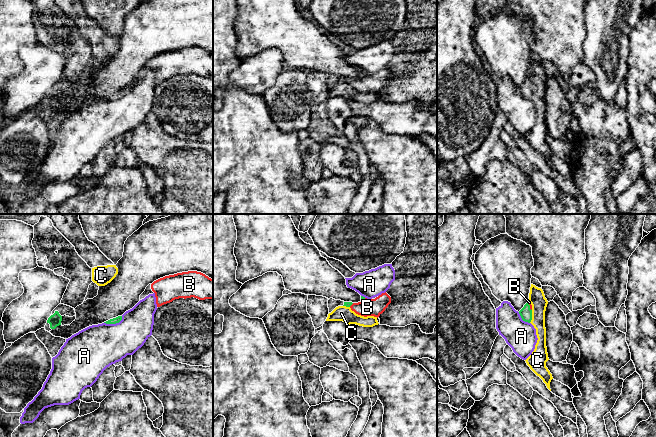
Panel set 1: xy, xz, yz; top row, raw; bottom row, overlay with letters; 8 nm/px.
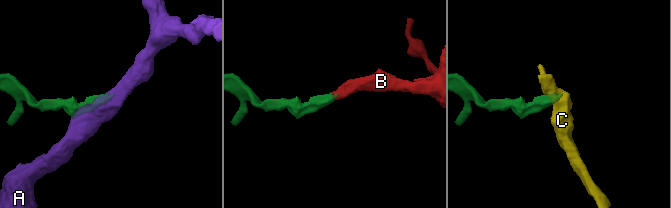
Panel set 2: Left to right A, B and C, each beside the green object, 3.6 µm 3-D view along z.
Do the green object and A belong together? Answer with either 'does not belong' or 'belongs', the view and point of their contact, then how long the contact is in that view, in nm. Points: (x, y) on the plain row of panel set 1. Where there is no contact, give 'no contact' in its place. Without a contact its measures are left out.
does not belong | xy (114, 99) | 160 nm

